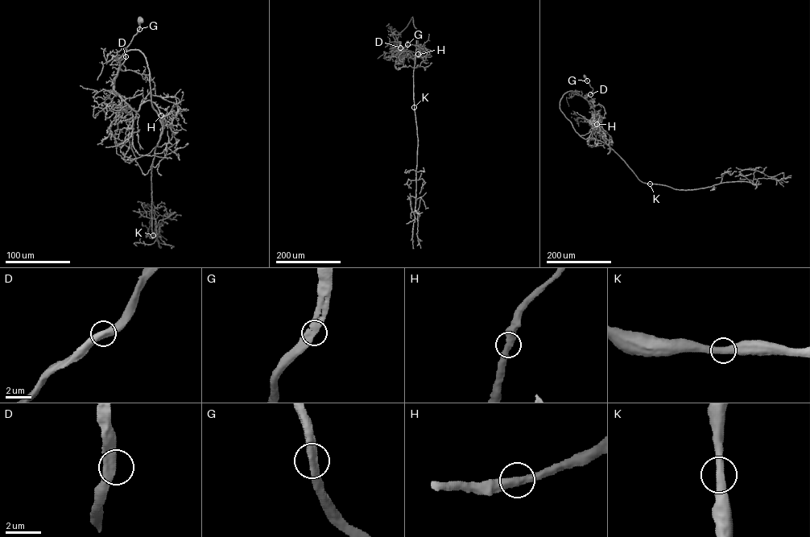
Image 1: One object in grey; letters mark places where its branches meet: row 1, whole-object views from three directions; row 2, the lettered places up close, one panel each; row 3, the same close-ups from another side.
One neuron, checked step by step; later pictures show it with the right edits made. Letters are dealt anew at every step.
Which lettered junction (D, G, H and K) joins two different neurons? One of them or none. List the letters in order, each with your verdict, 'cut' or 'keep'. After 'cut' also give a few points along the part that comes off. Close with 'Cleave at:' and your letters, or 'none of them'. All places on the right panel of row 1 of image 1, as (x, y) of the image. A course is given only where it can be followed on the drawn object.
D: keep
G: keep
H: keep
K: keep
Cleave at: none of them

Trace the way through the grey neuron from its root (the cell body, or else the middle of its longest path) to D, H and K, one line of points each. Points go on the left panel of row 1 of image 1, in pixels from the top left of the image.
D: (139, 21), (139, 29), (126, 50), (126, 56)
H: (139, 21), (139, 29), (126, 50), (113, 90), (134, 110), (150, 100), (161, 115)
K: (139, 21), (113, 90), (136, 113), (121, 158), (132, 160), (154, 148), (153, 235)

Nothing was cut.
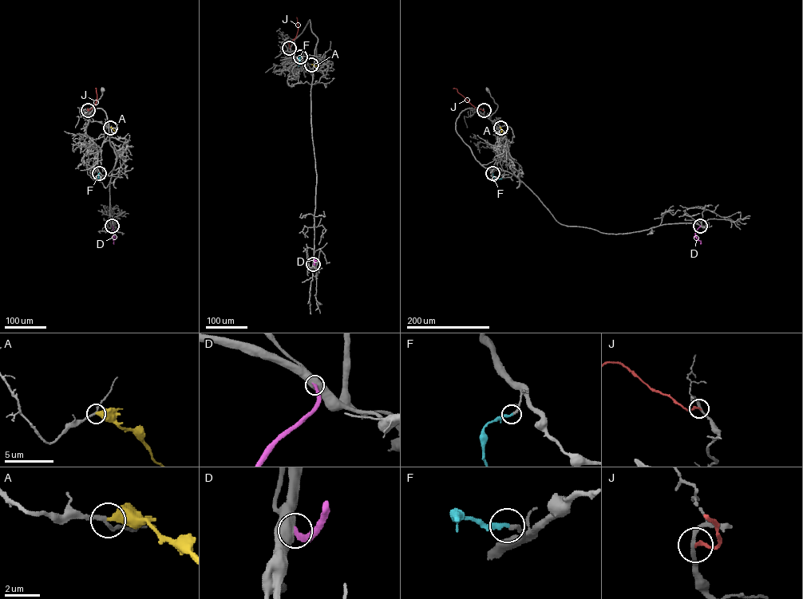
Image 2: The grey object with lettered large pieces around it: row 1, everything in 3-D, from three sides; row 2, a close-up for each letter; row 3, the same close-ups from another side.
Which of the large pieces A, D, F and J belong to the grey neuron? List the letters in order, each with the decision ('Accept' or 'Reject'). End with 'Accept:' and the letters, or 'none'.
A: Reject
D: Reject
F: Accept
J: Reject
Accept: F

